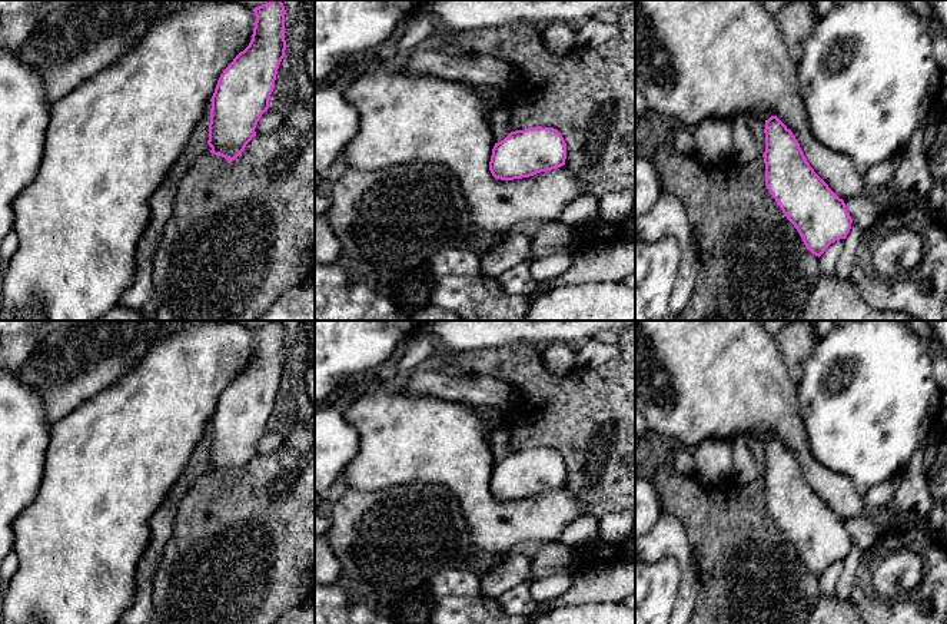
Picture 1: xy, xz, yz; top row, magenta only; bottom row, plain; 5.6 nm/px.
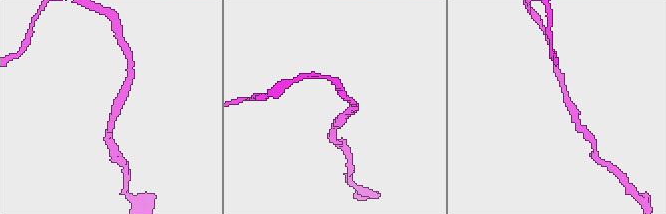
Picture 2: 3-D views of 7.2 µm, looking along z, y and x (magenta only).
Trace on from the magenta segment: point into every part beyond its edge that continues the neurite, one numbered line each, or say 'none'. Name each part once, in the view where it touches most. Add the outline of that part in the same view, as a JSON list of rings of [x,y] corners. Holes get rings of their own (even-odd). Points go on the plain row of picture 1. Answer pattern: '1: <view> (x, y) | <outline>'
none

